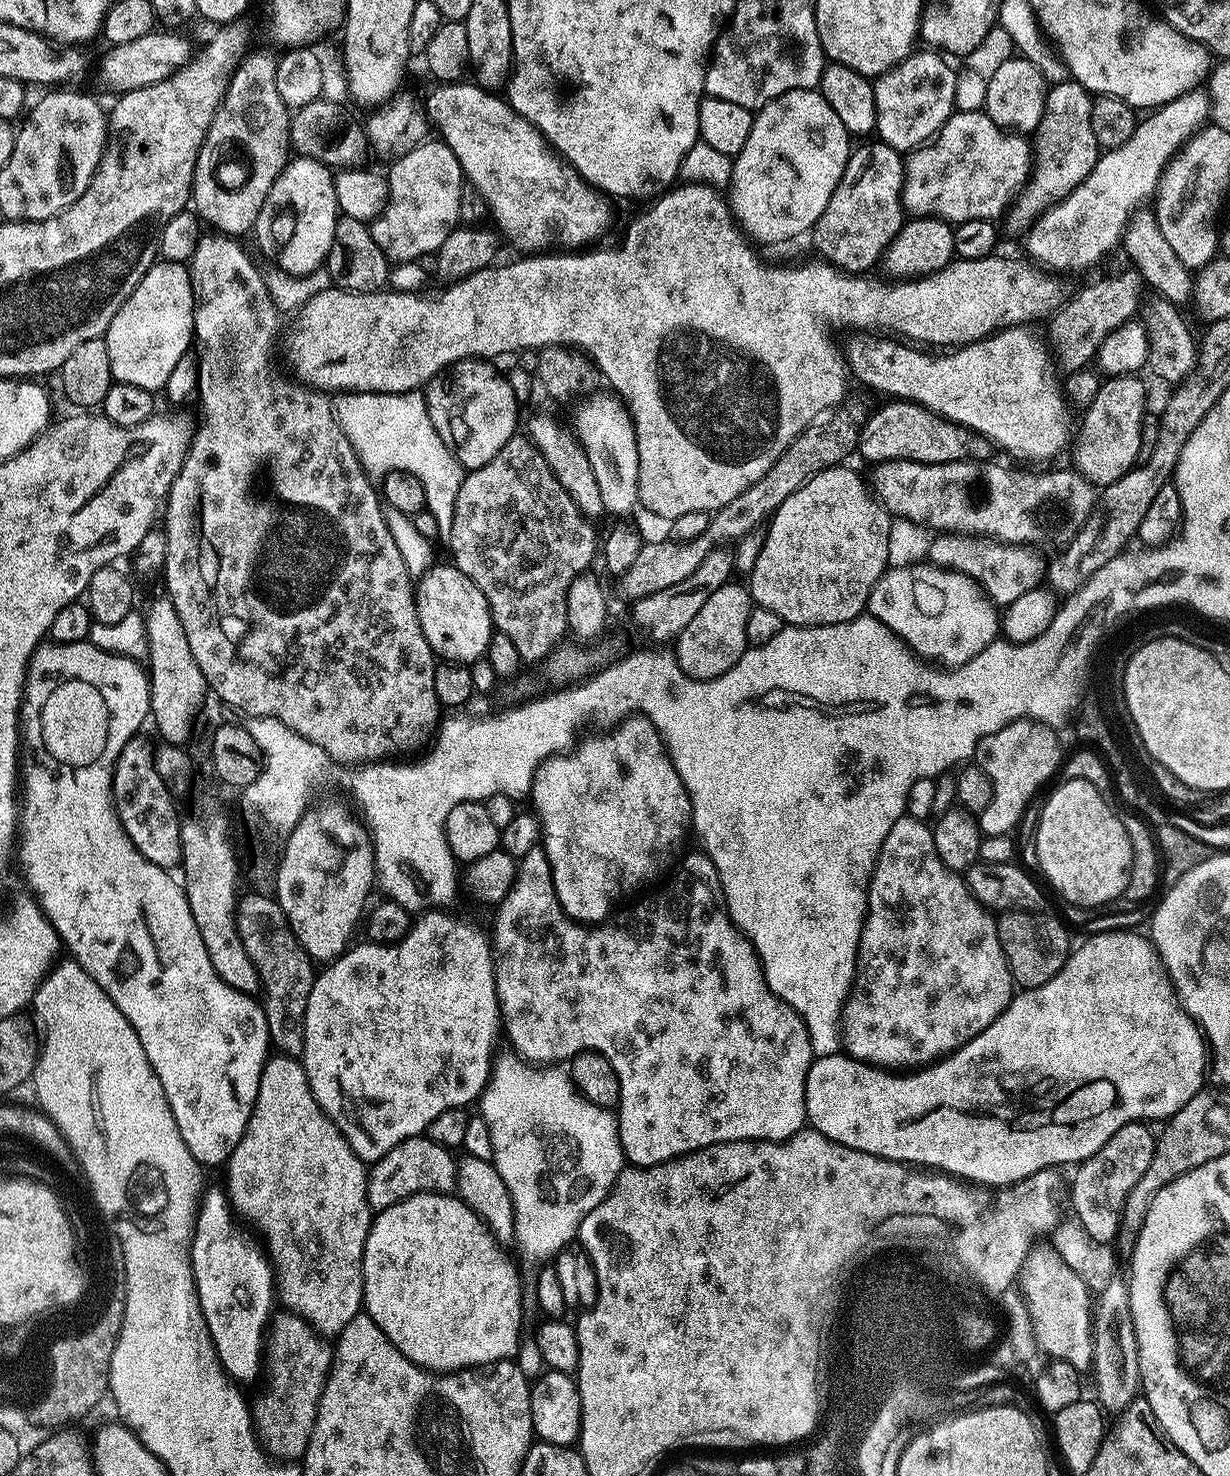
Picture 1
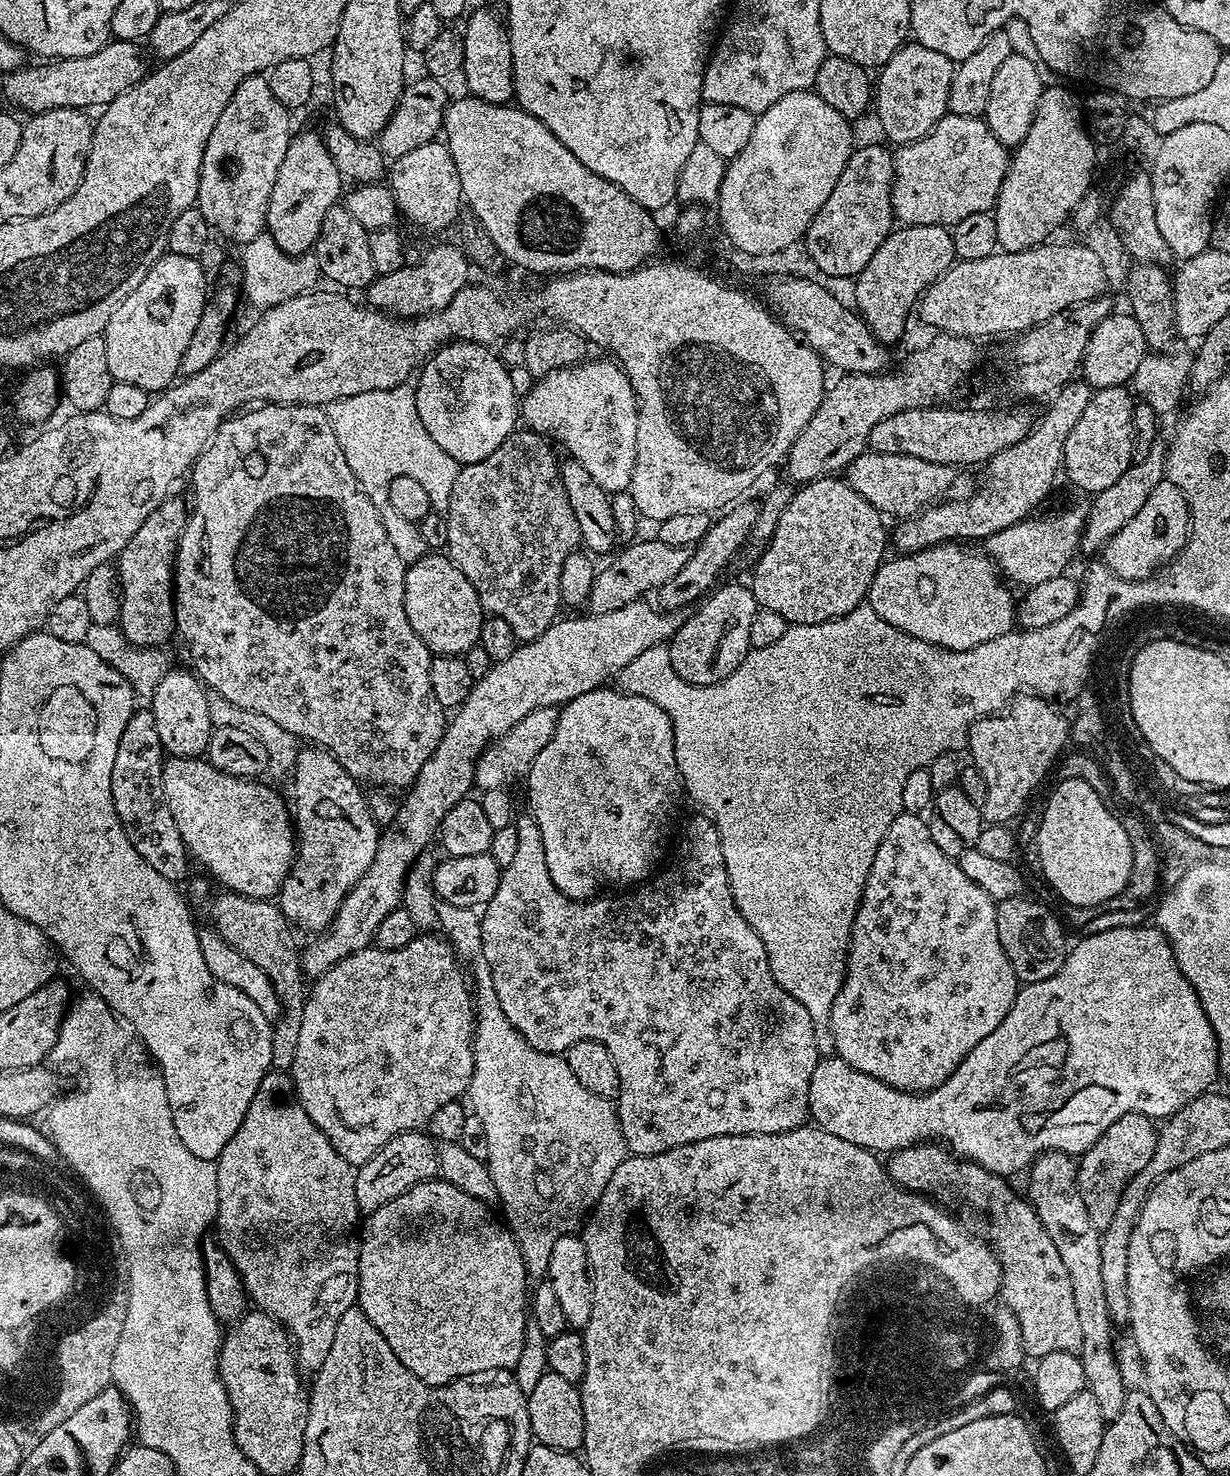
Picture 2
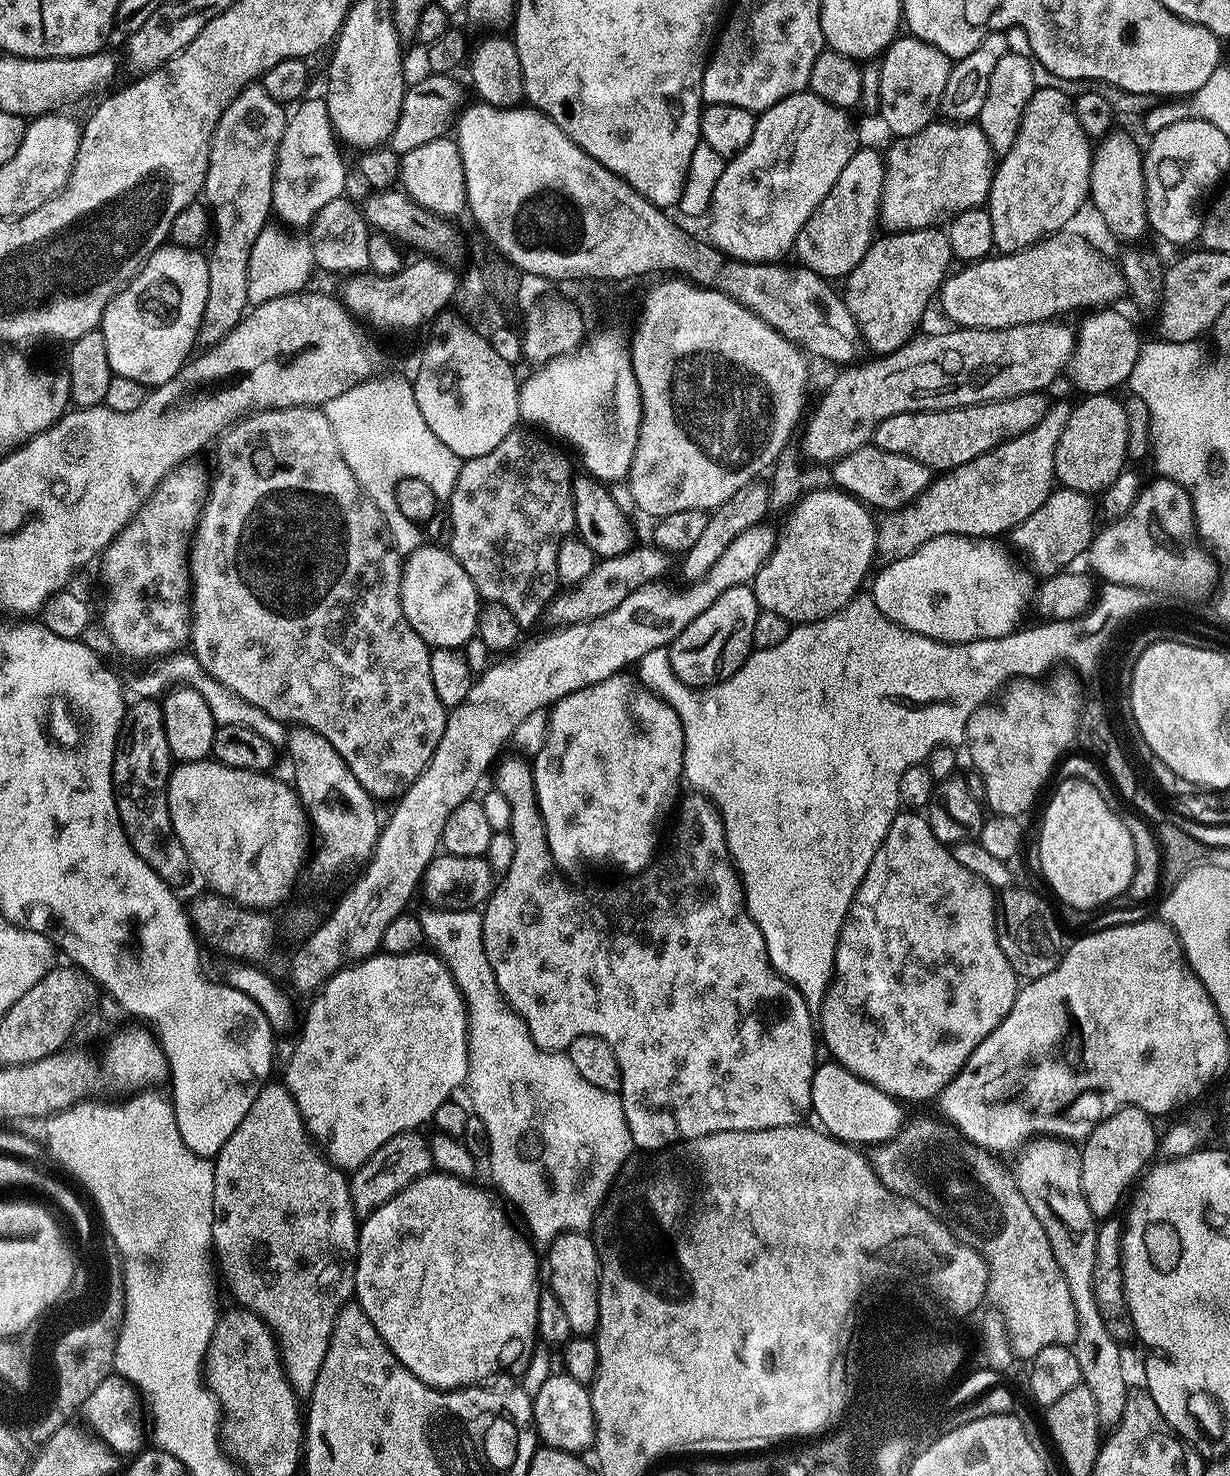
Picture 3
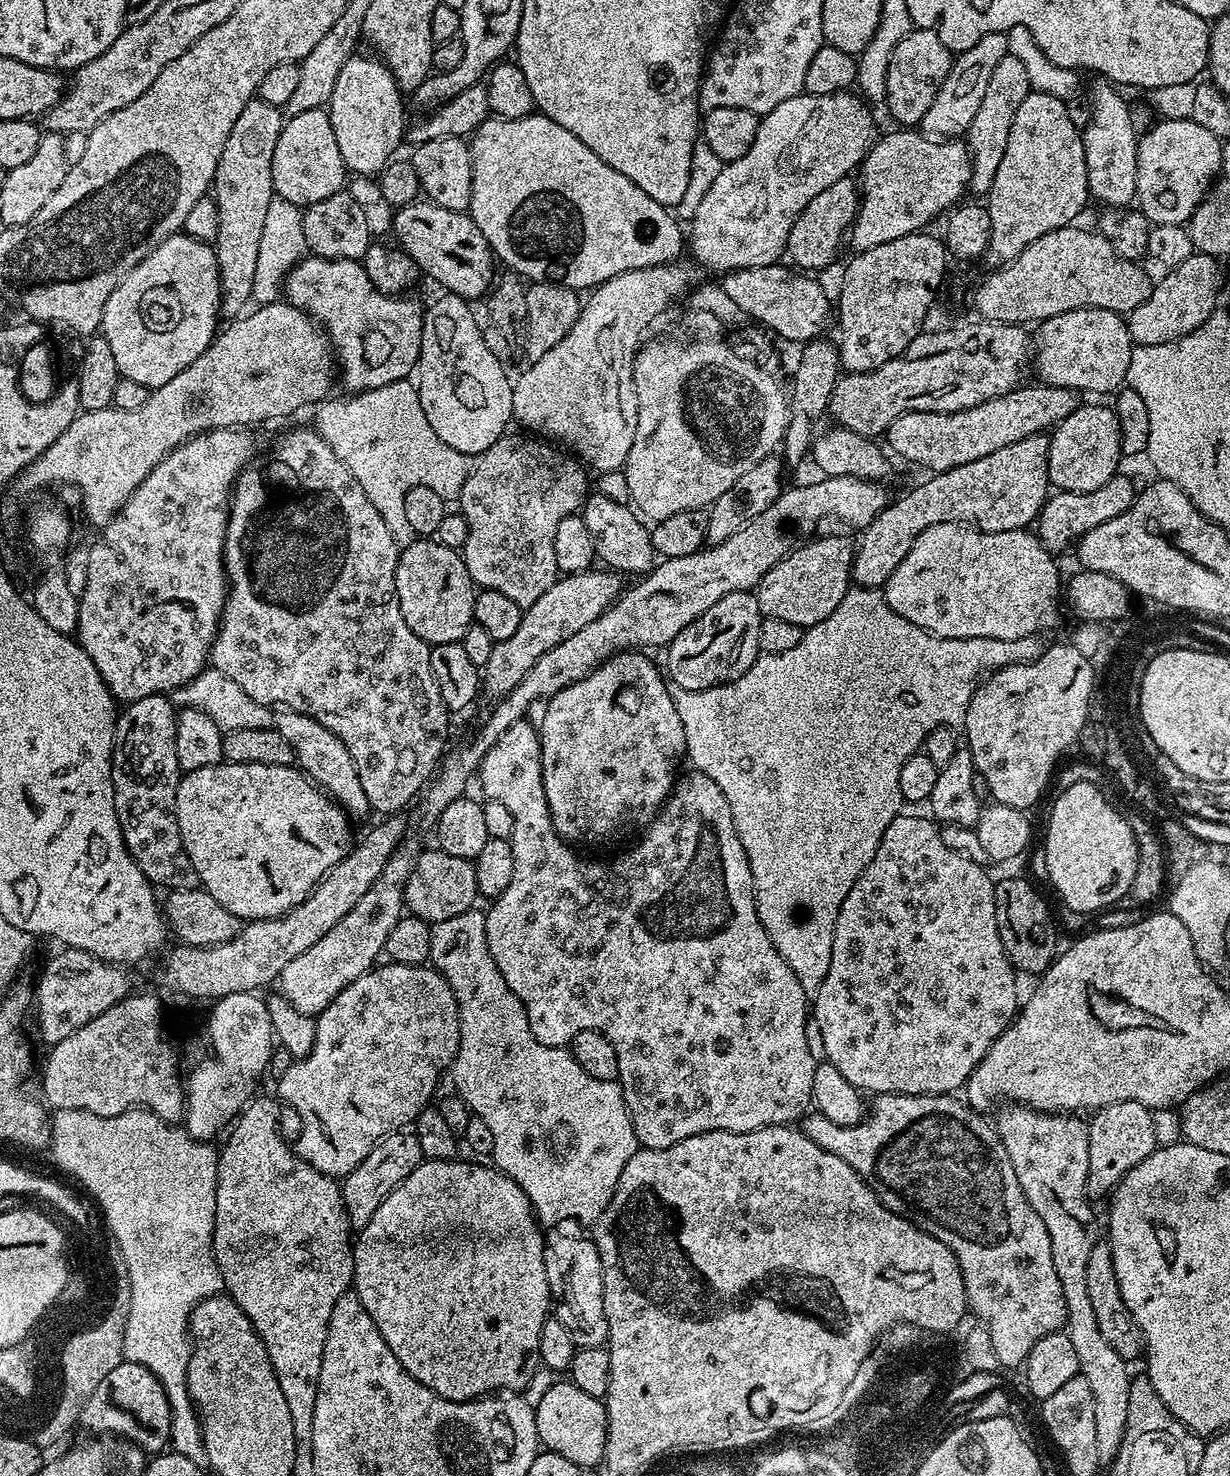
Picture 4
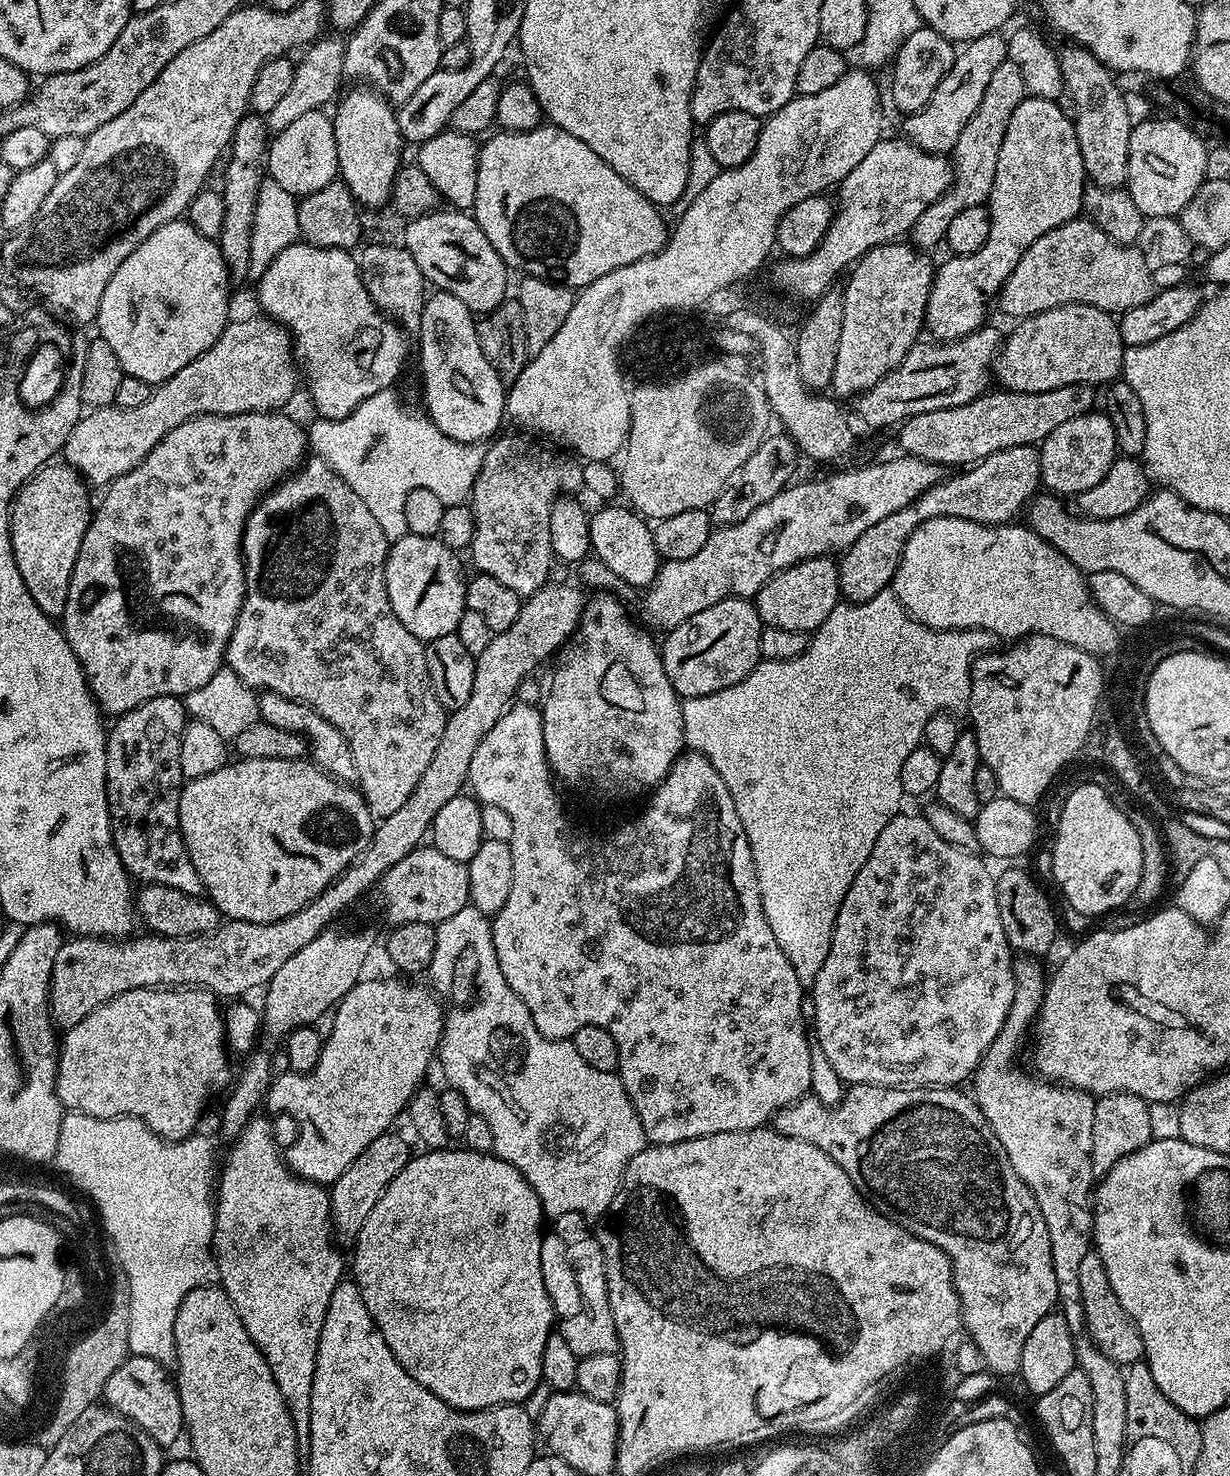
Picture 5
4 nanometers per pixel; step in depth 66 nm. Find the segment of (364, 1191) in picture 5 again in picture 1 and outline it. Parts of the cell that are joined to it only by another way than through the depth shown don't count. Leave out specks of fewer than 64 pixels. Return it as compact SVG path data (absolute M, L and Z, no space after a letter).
M427 1134L412 1136L390 1150L367 1169L368 1205L373 1210L389 1208L419 1192L451 1193L456 1187L457 1157Z

